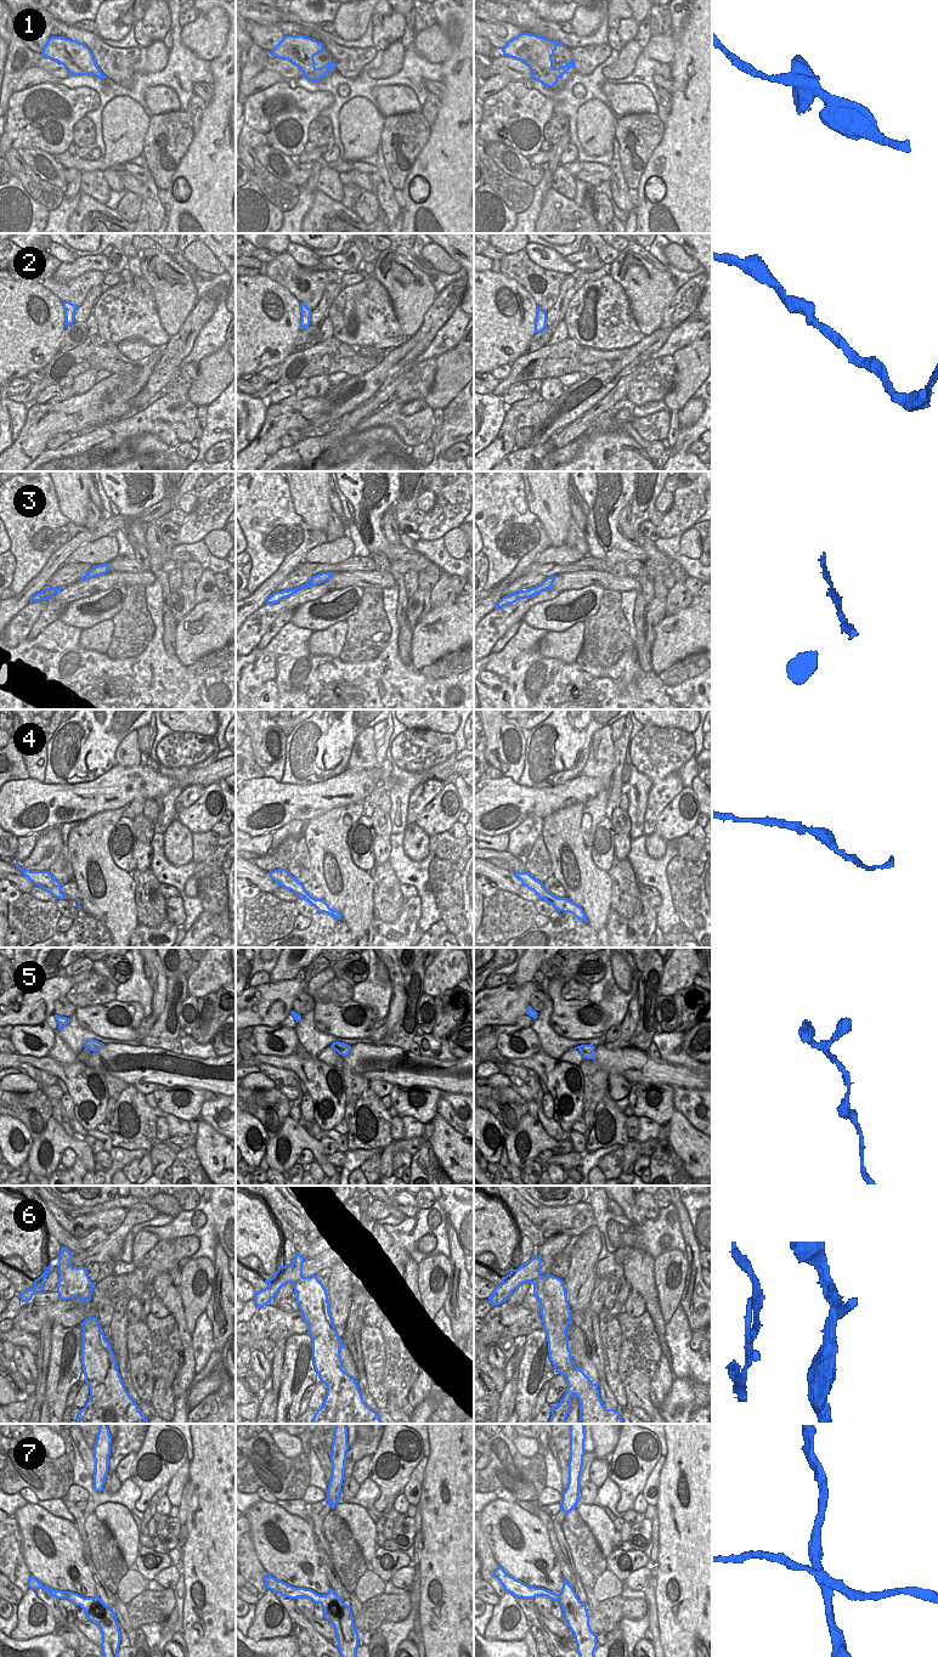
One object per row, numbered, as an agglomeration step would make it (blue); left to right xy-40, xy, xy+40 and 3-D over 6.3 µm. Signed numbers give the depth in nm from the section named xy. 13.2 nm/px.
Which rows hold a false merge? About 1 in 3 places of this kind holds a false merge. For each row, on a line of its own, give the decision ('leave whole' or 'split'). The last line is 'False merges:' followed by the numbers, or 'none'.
1: split
2: leave whole
3: leave whole
4: leave whole
5: leave whole
6: split
7: split
False merges: 1, 6, 7

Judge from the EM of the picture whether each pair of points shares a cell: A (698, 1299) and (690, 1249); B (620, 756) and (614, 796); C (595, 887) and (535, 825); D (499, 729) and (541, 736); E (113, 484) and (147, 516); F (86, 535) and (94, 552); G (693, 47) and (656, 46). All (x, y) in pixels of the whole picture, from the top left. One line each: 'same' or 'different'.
A: same
B: same
C: different
D: different
E: different
F: different
G: different

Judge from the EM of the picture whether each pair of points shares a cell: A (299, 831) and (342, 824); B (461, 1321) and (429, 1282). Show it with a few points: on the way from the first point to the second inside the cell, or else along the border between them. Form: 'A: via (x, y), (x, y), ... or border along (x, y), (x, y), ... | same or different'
A: border along (308, 823), (304, 836) | different
B: border along (451, 1272), (447, 1296), (442, 1307) | different

